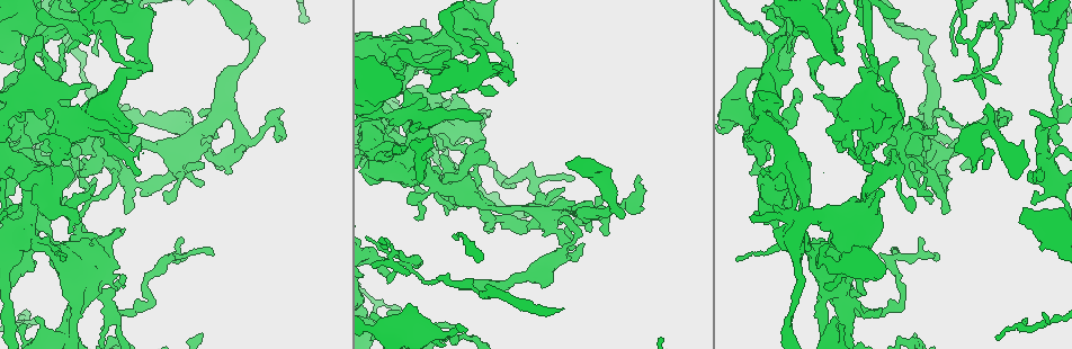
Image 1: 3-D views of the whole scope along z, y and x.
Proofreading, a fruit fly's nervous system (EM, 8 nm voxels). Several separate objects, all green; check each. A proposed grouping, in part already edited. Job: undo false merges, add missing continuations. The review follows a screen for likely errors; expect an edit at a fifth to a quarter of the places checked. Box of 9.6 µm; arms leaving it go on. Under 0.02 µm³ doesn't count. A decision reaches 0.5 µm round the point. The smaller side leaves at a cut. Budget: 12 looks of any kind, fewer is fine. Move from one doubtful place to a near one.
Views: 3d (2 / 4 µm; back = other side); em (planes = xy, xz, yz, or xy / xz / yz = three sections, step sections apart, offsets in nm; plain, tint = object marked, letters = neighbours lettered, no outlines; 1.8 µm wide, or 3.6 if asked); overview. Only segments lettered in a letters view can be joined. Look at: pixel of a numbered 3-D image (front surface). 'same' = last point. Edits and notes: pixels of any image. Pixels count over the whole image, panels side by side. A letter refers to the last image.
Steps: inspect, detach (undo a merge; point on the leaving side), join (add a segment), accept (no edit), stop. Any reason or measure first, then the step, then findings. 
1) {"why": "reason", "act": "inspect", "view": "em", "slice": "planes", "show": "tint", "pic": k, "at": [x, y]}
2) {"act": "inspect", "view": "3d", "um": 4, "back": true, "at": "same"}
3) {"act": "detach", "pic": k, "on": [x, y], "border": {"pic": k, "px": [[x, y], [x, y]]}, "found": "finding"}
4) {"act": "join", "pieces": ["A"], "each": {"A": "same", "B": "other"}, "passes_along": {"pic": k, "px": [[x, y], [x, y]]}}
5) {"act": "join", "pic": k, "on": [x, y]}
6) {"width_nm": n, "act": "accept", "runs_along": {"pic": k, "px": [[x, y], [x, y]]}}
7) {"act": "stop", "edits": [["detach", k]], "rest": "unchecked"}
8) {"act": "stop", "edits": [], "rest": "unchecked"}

{"act": "inspect", "view": "em", "um": 3.6, "slice": "xy", "step": 8, "show": "letters", "pic": 1, "at": [28, 234]}

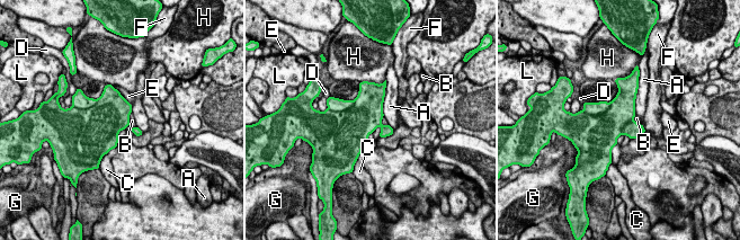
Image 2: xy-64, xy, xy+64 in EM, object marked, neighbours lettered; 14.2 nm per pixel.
{"act": "inspect", "view": "em", "um": 3.6, "slice": "planes", "show": "letters", "at": "same"}

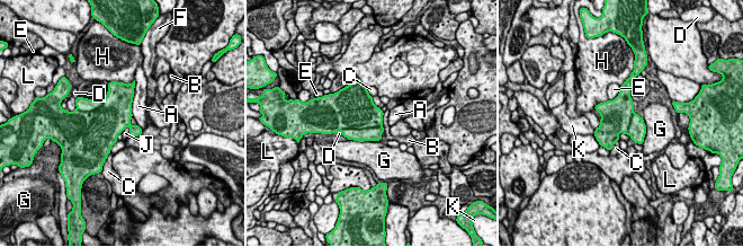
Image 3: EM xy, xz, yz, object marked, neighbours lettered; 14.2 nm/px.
{"width_nm": 480, "act": "detach", "pic": 3, "on": [82, 104], "each": {"A": "other", "B": "other", "C": "other", "D": "other", "E": "other", "F": "other", "G": "other", "H": "other", "J": "other", "K": "other", "L": "other"}, "part_leaving": {"pic": 3, "px": [[379, 129], [375, 133], [345, 132]]}, "found": "a second neuron is stuck on"}

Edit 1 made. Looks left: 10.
{"why": "narrows sharply", "act": "inspect", "view": "3d", "um": 2, "back": true, "pic": 1, "at": [432, 181]}

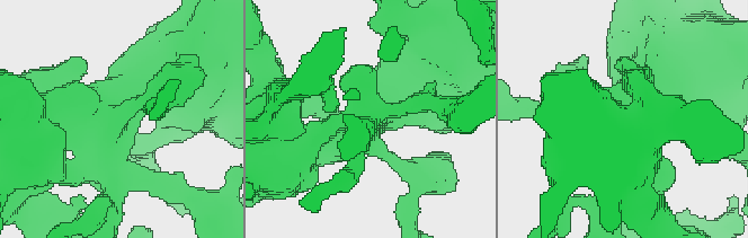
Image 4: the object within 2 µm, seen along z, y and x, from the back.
{"why": "shape alone is not enough", "act": "inspect", "view": "em", "slice": "planes", "show": "tint", "pic": 4, "at": [117, 115]}

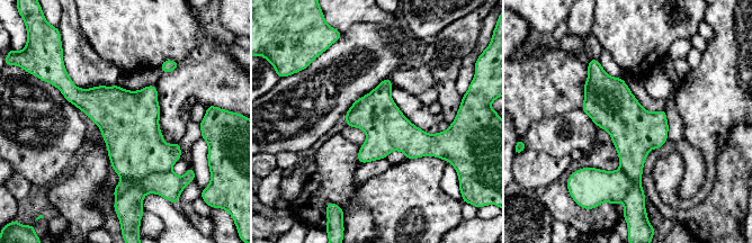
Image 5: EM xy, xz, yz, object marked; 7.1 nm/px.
{"why": "what lies round it", "act": "inspect", "view": "em", "slice": "planes", "show": "letters", "at": "same"}

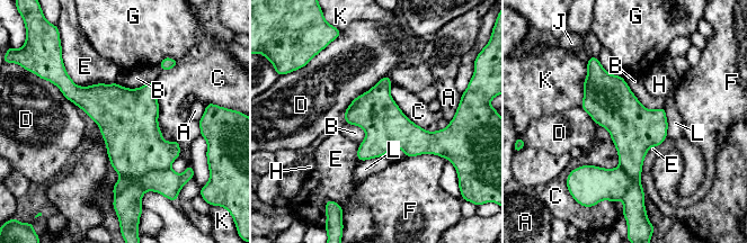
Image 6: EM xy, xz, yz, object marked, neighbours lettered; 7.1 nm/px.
{"width_nm": 320, "act": "detach", "pic": 6, "on": [167, 182], "each": {"A": "other", "B": "other", "C": "other", "D": "other", "E": "other", "F": "other", "G": "other", "H": "other", "J": "other", "K": "other", "L": "other"}, "border": {"pic": 6, "px": [[169, 167], [149, 170], [136, 182]]}, "found": "a second neuron is stuck on"}

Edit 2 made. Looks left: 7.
{"act": "inspect", "view": "overview"}

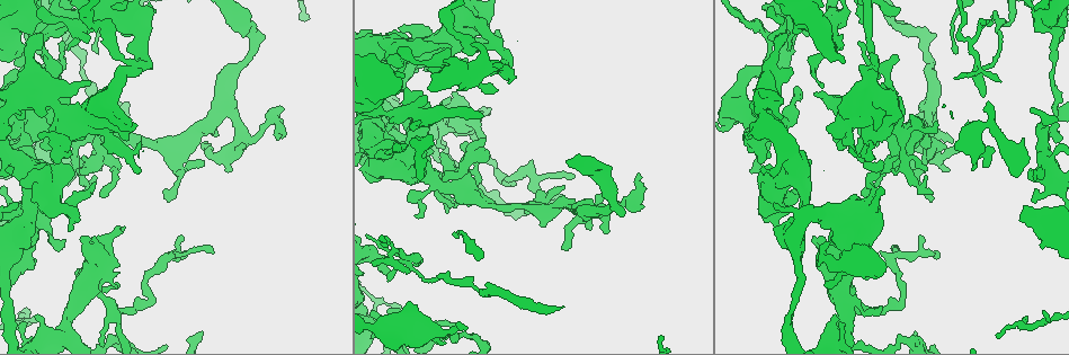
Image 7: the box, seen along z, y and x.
{"act": "inspect", "view": "em", "um": 3.6, "slice": "yz", "step": 16, "show": "tint", "pic": 7, "at": [442, 334]}

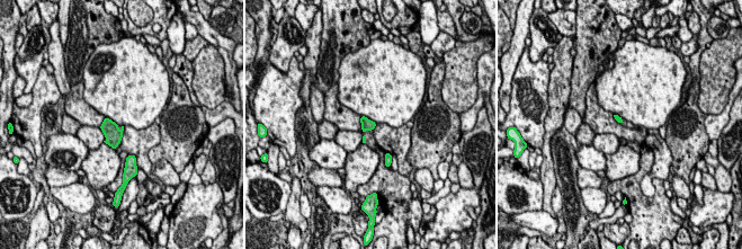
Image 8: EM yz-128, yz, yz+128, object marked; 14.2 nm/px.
{"why": "another direction", "act": "inspect", "view": "em", "um": 3.6, "slice": "planes", "show": "letters", "at": "same"}

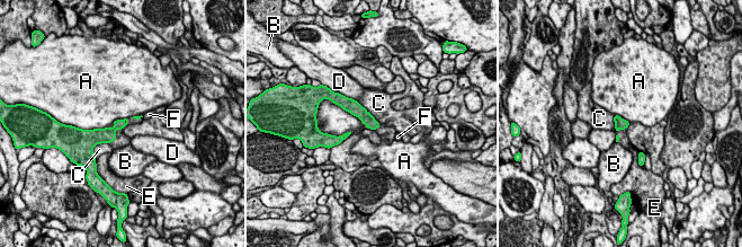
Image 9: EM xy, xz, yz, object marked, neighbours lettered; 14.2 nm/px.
{"longest_contact_nm": ["C", 480], "act": "accept", "each": {"A": "other", "B": "other", "C": "other", "D": "other", "E": "other", "F": "other"}, "found": "one neuron here"}

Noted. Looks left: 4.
{"why": "narrows sharply", "act": "inspect", "view": "em", "slice": "xz", "step": 8, "show": "tint", "pic": 7, "at": [398, 114]}

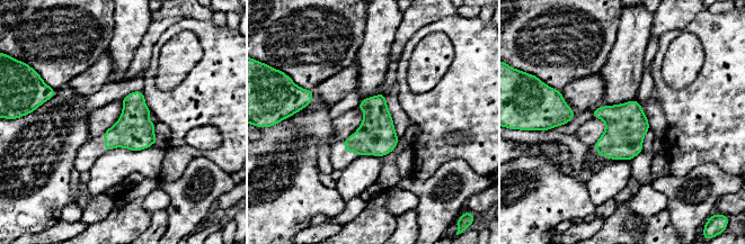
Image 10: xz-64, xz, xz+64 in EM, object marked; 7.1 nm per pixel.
{"why": "another direction", "act": "inspect", "view": "em", "slice": "planes", "show": "letters", "at": "same"}

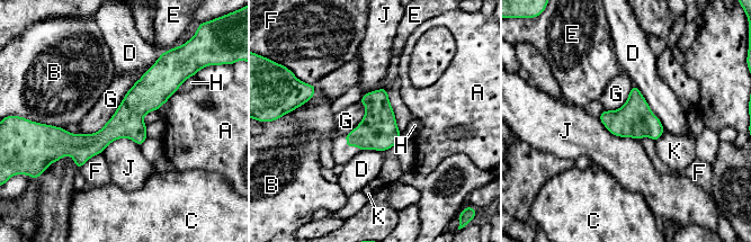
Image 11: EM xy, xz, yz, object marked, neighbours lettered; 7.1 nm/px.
{"act": "accept", "each": {"A": "other", "B": "other", "C": "other", "D": "other", "E": "other", "F": "other", "G": "other", "H": "other", "J": "other", "K": "other"}, "found": "all the same neuron"}

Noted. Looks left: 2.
{"act": "stop", "edits": [["detach", 3], ["detach", 6]], "rest": "unchecked"}

